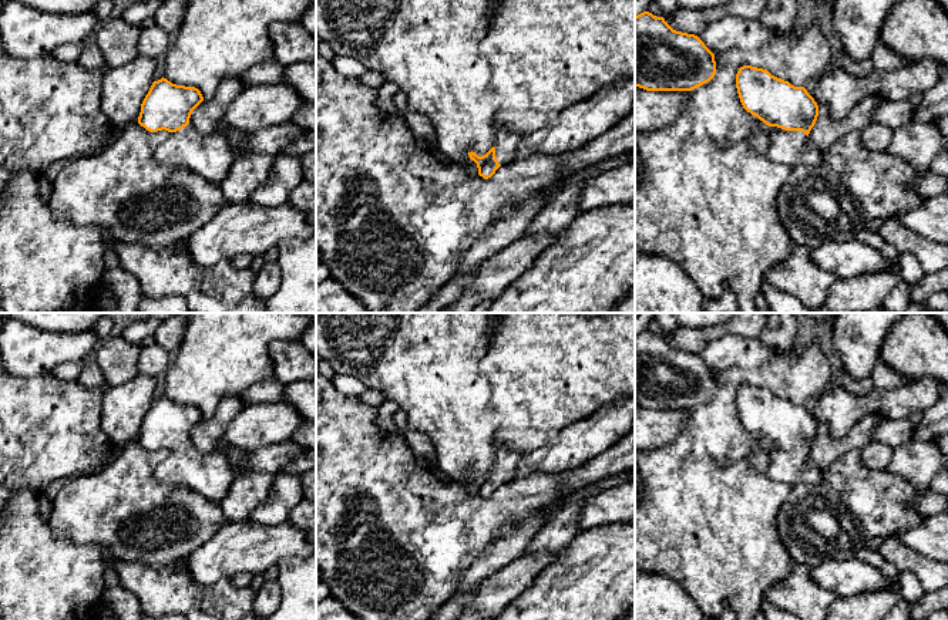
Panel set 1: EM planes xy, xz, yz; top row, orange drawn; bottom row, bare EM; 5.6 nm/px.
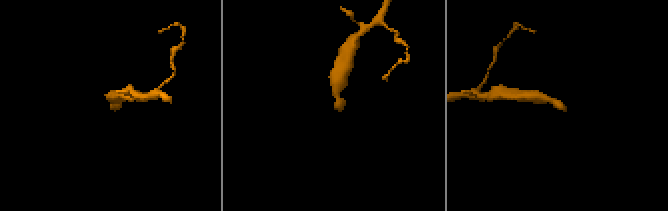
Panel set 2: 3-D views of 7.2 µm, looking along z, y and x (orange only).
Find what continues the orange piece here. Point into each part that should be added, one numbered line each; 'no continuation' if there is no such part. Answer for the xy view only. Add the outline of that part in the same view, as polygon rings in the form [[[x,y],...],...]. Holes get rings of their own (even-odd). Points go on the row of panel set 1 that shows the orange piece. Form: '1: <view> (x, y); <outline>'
1: xy (211, 157); [[[191,124],[169,137],[154,151],[155,159],[174,168],[185,168],[219,185],[236,156],[223,135],[199,134]]]

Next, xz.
1: xz (507, 141); [[[497,129],[494,148],[500,165],[505,165],[514,161],[521,141],[522,135],[512,129]]]

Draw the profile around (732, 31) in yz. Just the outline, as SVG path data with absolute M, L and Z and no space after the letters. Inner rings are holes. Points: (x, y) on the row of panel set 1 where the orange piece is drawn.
M726 16L709 24L697 37L716 55L730 48L762 48L774 34L759 20Z

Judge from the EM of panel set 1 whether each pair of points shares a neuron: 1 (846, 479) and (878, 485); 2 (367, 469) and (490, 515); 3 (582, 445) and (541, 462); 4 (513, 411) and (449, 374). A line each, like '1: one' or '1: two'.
1: one
2: one
3: one
4: two

